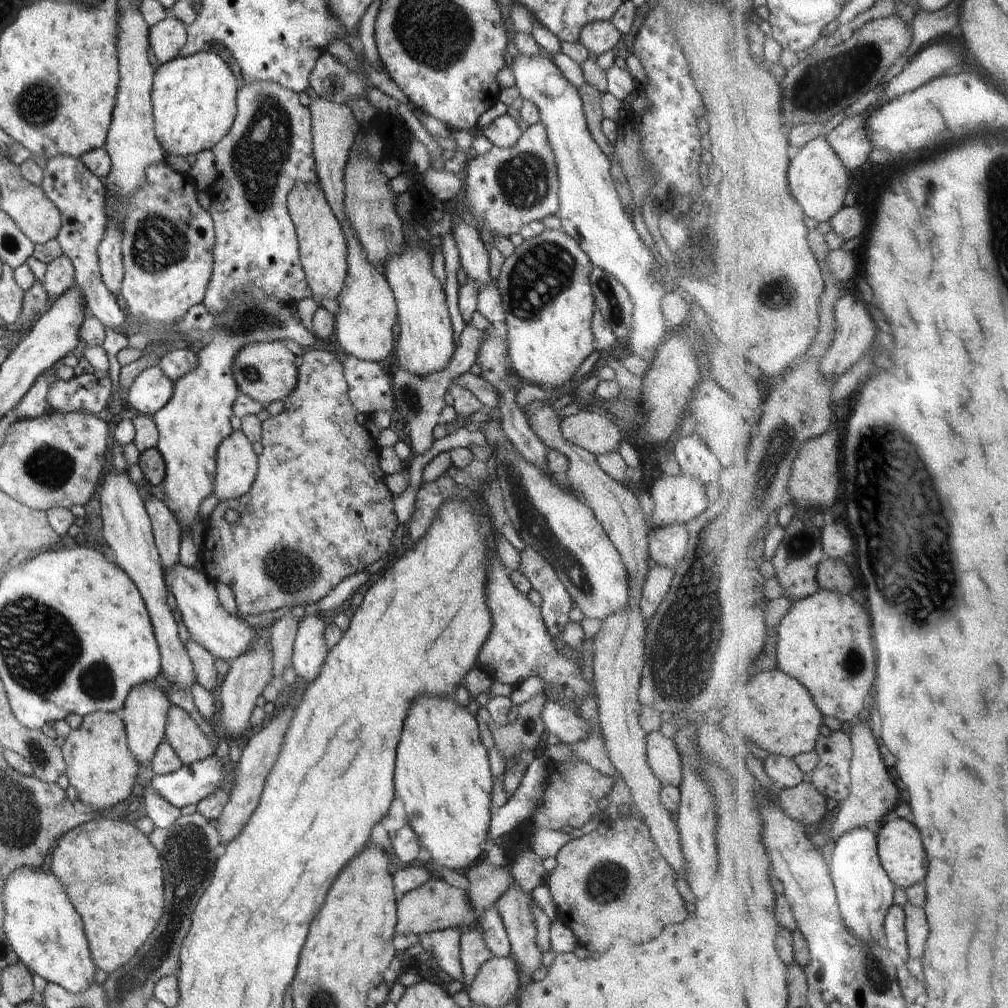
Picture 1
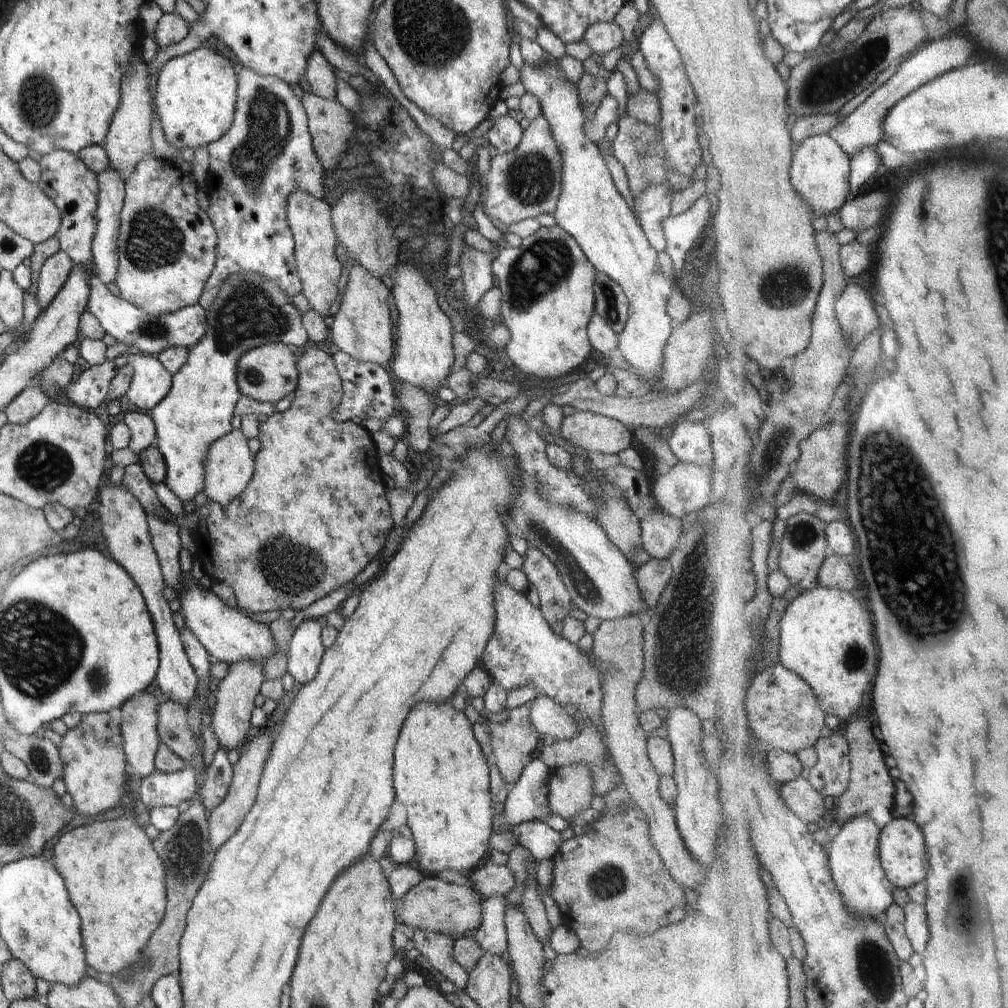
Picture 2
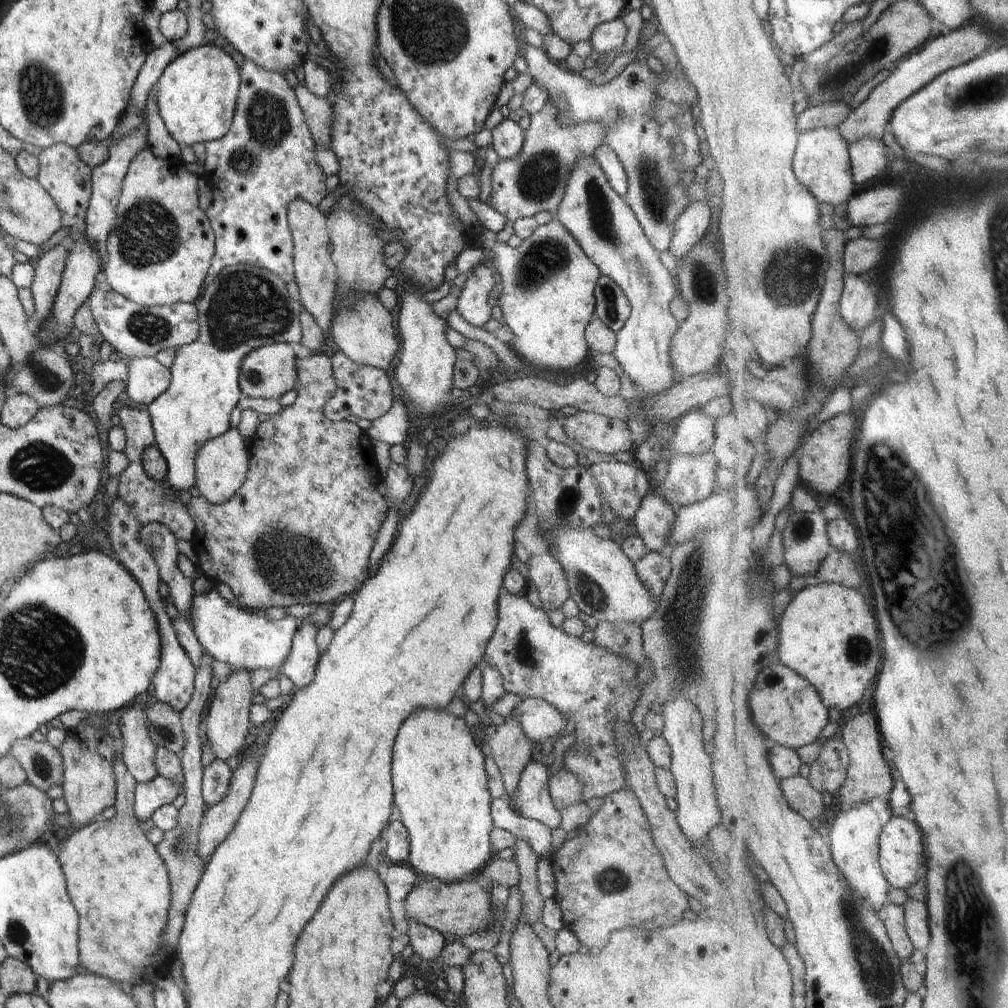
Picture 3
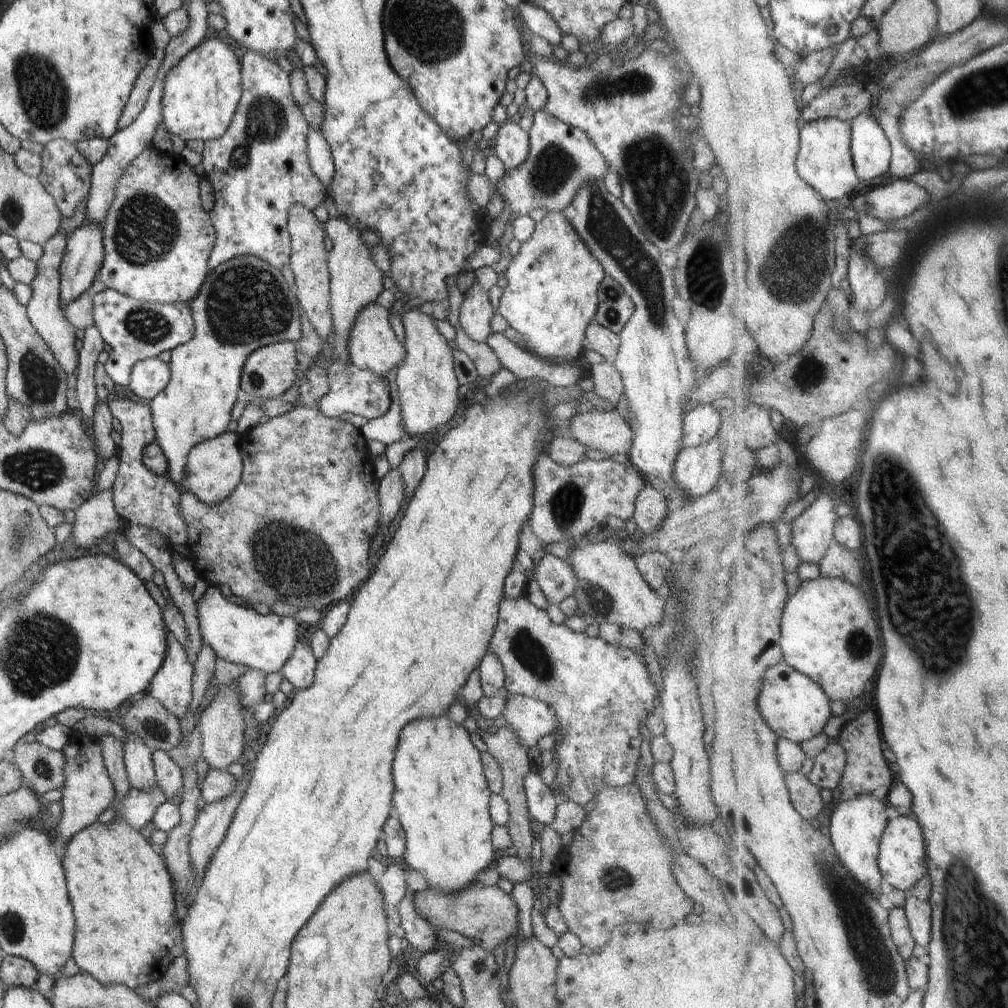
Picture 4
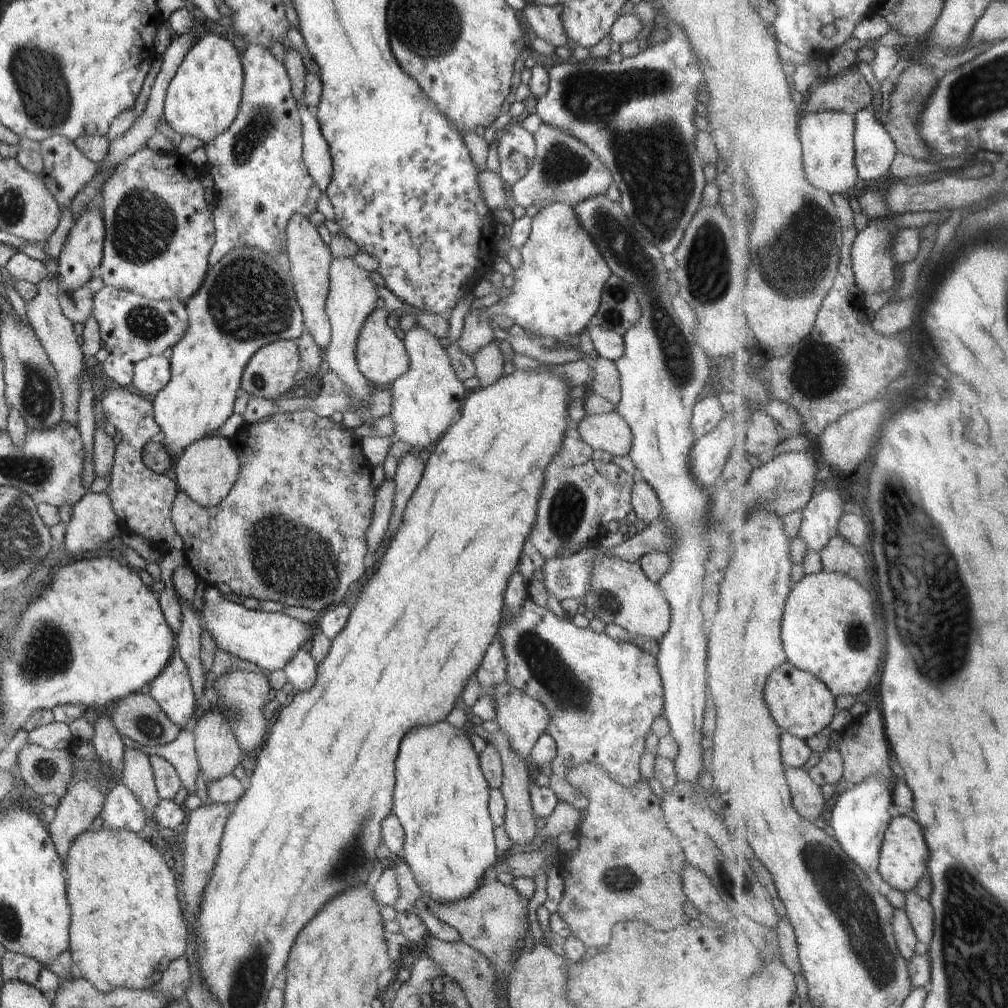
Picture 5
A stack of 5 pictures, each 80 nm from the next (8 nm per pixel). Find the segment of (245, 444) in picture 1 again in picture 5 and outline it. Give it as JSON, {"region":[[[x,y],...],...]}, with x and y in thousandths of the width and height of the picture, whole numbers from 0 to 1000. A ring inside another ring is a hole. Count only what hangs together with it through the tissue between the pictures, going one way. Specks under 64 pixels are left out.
{"region":[[[204,434],[188,439],[175,456],[175,480],[202,504],[216,502],[230,486],[237,471],[237,452],[228,435]]]}

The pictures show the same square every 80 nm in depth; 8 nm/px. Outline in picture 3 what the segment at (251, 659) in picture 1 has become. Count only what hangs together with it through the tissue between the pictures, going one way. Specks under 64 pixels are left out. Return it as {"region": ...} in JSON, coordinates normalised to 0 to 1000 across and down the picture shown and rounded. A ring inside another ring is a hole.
{"region":[[[234,664],[224,676],[216,679],[216,683],[210,686],[207,695],[208,704],[202,715],[201,726],[205,730],[213,752],[224,756],[228,751],[241,749],[241,740],[244,739],[247,728],[247,707],[252,689],[250,688],[250,673],[245,664]]]}

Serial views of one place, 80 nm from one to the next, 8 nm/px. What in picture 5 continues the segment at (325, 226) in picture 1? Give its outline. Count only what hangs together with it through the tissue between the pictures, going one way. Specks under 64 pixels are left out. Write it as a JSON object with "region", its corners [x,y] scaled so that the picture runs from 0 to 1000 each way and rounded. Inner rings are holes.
{"region":[[[292,211],[285,220],[285,252],[289,262],[289,275],[291,276],[292,288],[295,299],[300,307],[301,318],[306,329],[319,346],[323,345],[328,338],[328,321],[322,309],[324,292],[326,289],[326,264],[329,254],[324,244],[310,222],[306,214]]]}

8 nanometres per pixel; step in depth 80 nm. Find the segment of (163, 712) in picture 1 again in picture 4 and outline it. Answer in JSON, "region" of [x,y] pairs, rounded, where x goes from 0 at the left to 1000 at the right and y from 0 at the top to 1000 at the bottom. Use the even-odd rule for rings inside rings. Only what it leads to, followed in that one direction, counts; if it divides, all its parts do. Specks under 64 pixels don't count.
{"region":[[[129,725],[125,727],[122,748],[124,763],[133,782],[150,785],[156,780],[151,744],[138,733],[138,730],[132,729]]]}

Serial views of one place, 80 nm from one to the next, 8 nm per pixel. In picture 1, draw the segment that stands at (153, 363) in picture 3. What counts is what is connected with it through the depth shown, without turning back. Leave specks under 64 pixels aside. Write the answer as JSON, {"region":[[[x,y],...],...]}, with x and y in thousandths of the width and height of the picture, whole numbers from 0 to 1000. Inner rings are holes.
{"region":[[[158,363],[146,365],[130,381],[126,401],[140,412],[151,414],[171,395],[172,382]]]}

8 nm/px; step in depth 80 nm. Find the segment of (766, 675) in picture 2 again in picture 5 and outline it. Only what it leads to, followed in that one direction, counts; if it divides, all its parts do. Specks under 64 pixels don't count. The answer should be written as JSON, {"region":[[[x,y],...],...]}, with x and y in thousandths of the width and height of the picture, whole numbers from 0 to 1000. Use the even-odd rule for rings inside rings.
{"region":[[[783,655],[770,664],[762,675],[760,696],[776,726],[786,726],[800,734],[811,734],[832,706],[828,687],[808,668],[794,665]]]}

